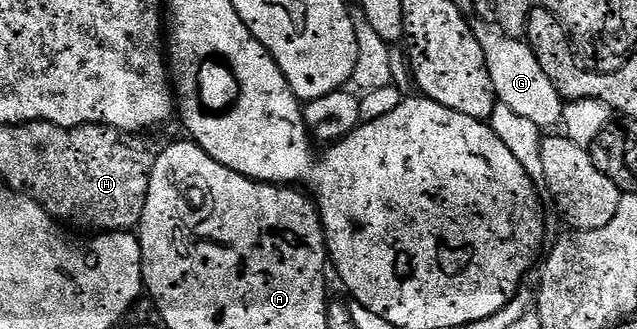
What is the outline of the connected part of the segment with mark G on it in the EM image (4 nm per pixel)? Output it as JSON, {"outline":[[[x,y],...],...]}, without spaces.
{"outline":[[[481,20],[475,21],[473,28],[480,48],[484,48],[484,60],[488,64],[488,76],[492,76],[495,99],[501,105],[512,108],[516,116],[524,116],[524,120],[532,120],[532,124],[536,124],[539,128],[557,127],[562,121],[564,99],[558,95],[556,88],[552,88],[552,80],[544,76],[544,68],[540,68],[540,60],[536,60],[530,43],[522,38],[509,38],[502,30],[498,30],[495,26],[488,26]]]}

